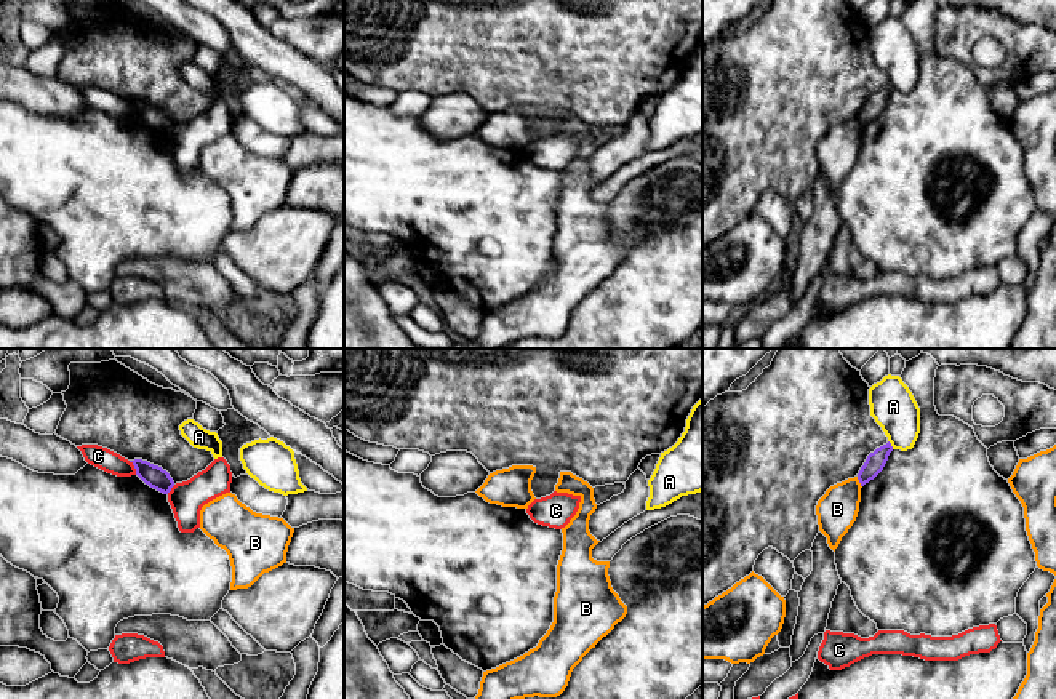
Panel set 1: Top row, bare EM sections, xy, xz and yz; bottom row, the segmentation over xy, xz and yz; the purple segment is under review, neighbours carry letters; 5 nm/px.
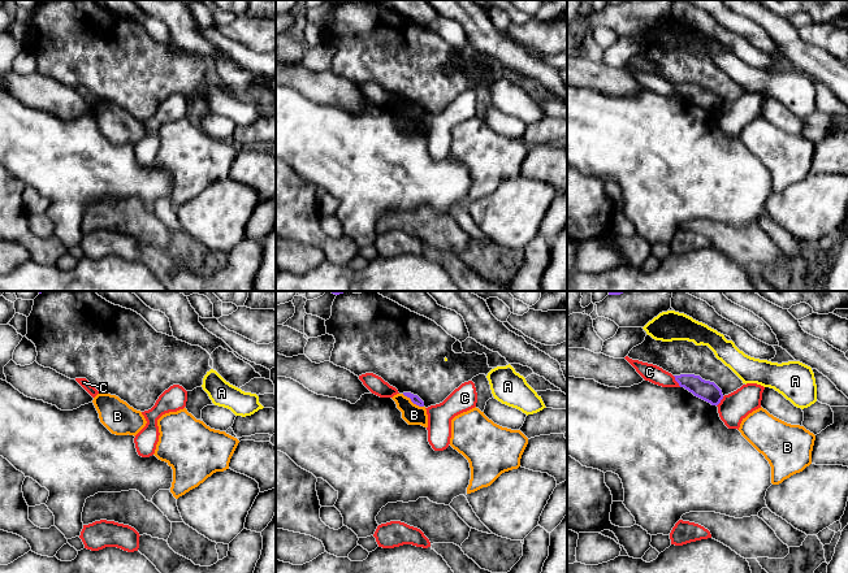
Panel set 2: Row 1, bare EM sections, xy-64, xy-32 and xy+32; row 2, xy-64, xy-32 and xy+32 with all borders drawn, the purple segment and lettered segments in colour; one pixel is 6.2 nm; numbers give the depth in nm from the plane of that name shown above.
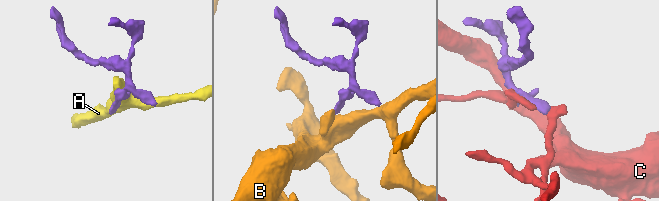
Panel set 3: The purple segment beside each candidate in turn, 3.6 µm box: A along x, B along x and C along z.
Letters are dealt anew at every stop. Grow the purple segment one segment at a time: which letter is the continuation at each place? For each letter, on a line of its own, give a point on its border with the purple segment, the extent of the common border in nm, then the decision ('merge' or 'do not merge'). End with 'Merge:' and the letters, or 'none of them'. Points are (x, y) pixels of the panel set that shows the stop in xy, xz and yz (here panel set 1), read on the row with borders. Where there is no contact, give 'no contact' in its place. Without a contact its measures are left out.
A: meets purple in yz at (890, 445); contact 50 nm long; do not merge
B: meets purple in yz at (860, 482); contact 60 nm long; do not merge
C: meets purple in xy at (135, 467); contact 80 nm long; do not merge
Merge: none of them

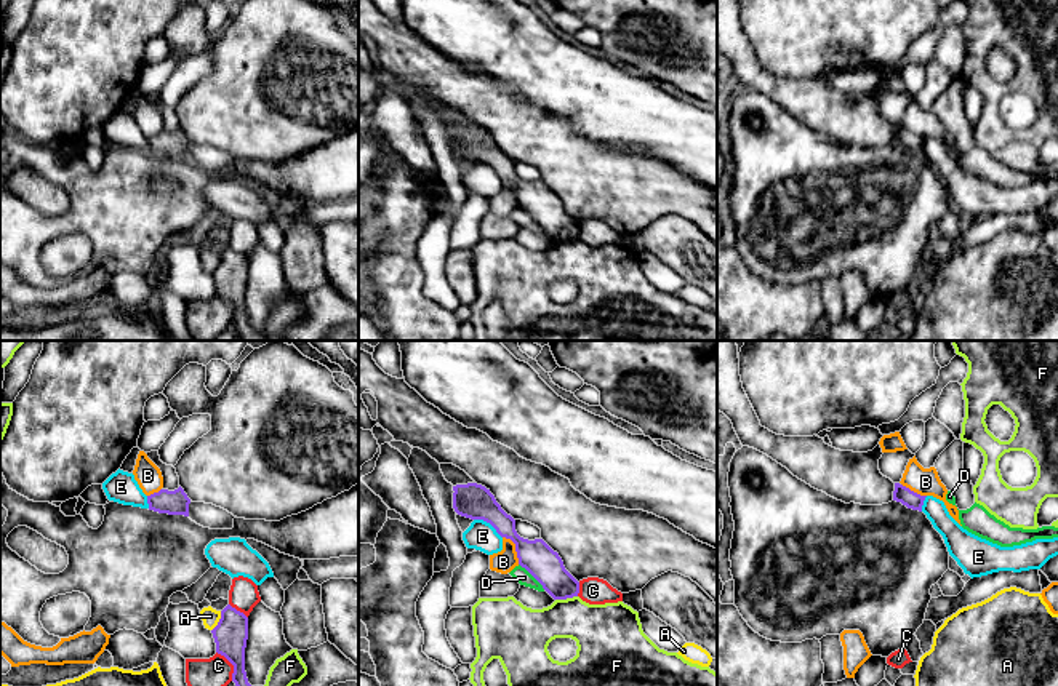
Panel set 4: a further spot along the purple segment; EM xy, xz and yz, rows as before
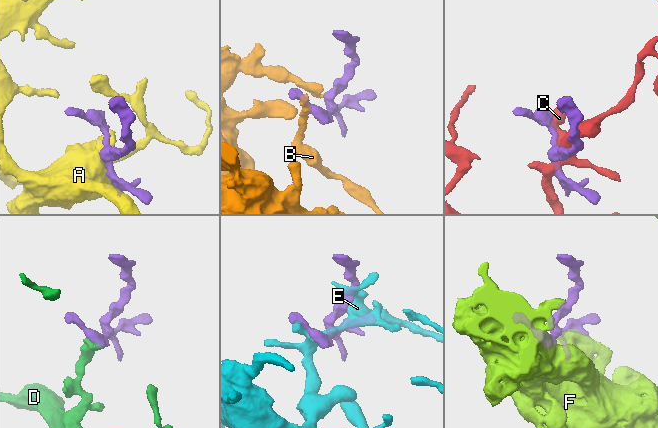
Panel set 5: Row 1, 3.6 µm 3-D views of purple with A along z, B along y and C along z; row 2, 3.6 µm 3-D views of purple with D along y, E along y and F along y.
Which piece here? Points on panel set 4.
A: meets purple in xy at (220, 621); contact 120 nm long; do not merge
B: meets purple in xz at (516, 549); contact 170 nm long; do not merge
C: meets purple in xy at (232, 664); contact 170 nm long; do not merge
D: meets purple in xz at (532, 574); contact 190 nm long; do not merge
E: meets purple in xz at (488, 522); contact 170 nm long; do not merge
F: meets purple in xz at (565, 598); contact 110 nm long; do not merge
Merge: none of them

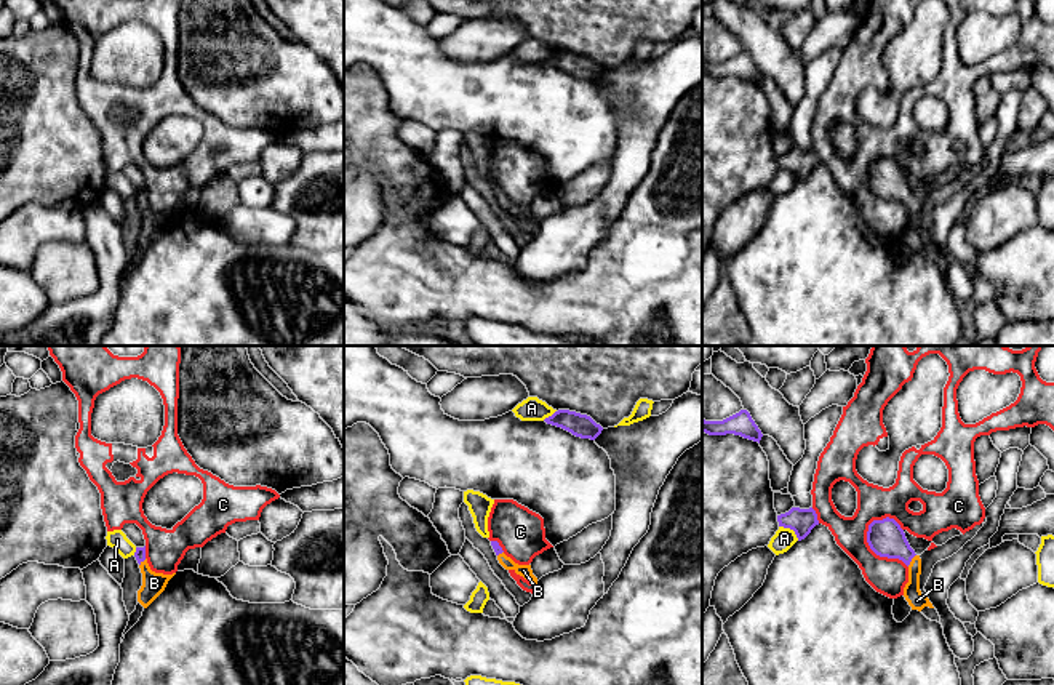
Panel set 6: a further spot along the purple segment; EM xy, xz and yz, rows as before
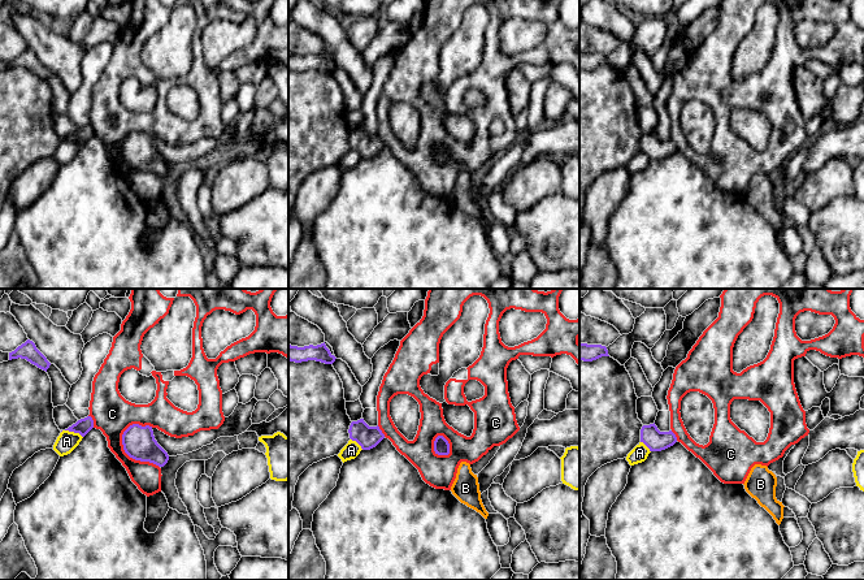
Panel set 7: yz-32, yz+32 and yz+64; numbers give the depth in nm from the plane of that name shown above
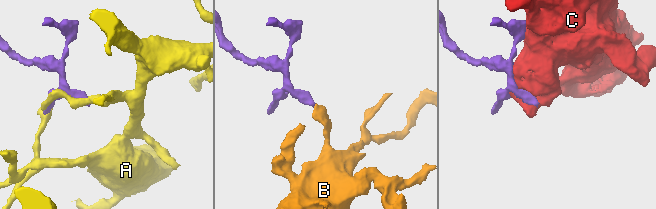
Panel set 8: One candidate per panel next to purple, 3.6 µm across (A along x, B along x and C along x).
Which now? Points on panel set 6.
A: meets purple in yz at (790, 528); contact 130 nm long; do not merge
B: meets purple in yz at (910, 560); contact 80 nm long; merge
C: meets purple in yz at (875, 552); contact 300 nm long; do not merge
Merge: B

